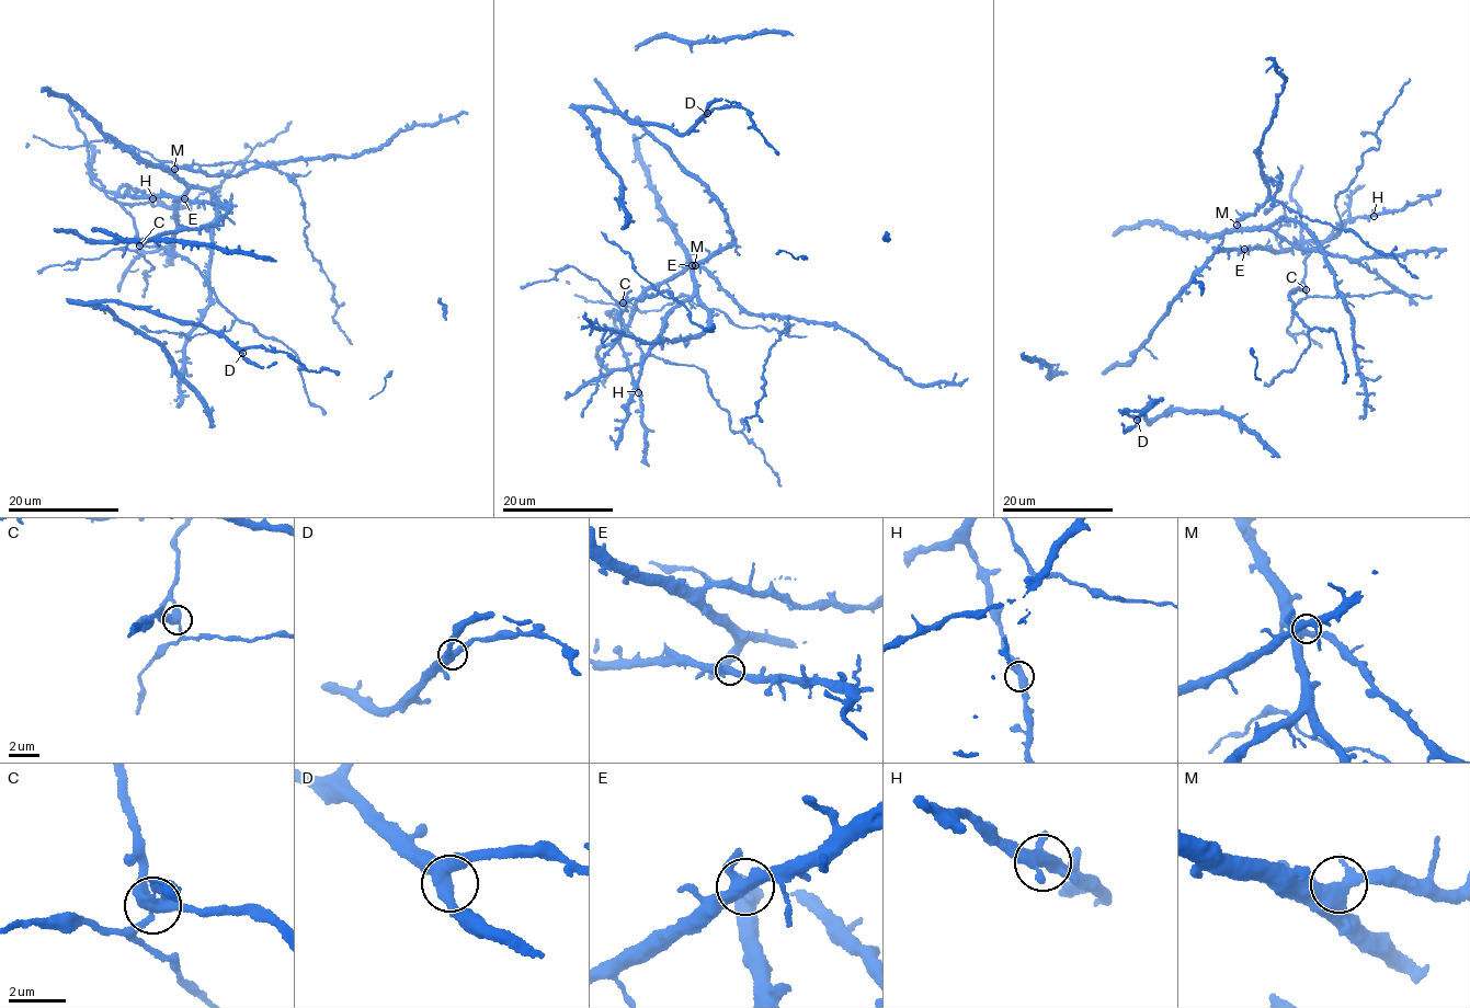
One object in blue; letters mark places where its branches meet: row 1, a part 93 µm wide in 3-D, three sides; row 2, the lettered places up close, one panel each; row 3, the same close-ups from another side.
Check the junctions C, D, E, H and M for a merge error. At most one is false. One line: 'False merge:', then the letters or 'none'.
False merge: C

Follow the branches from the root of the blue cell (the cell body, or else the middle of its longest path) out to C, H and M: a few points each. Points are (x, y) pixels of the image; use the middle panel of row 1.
C: (672, 294), (662, 290), (623, 302)
H: (672, 294), (662, 290), (623, 301), (628, 310), (622, 312), (624, 330), (620, 342), (631, 384), (638, 392)
M: (672, 294), (617, 304), (619, 335), (601, 376), (588, 382), (639, 363), (662, 317), (693, 295), (695, 265)

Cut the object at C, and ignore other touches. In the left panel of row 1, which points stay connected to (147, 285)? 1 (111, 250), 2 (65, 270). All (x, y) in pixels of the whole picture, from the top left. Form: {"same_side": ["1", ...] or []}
{"same_side": ["1", "2"]}

